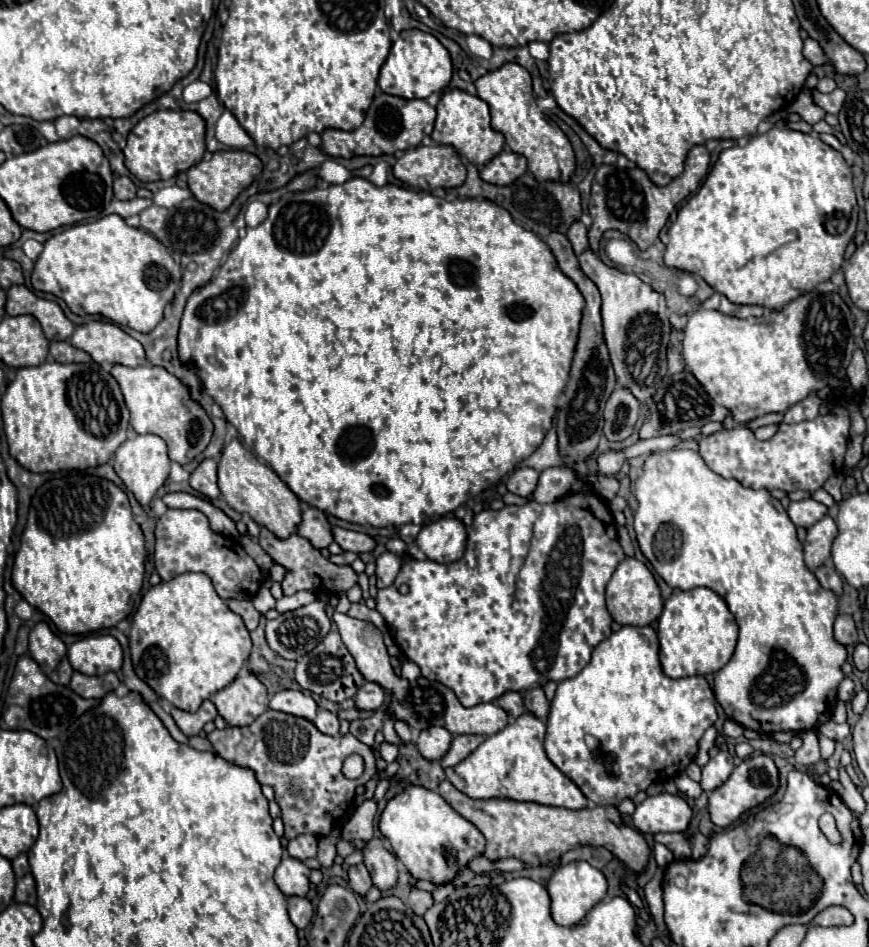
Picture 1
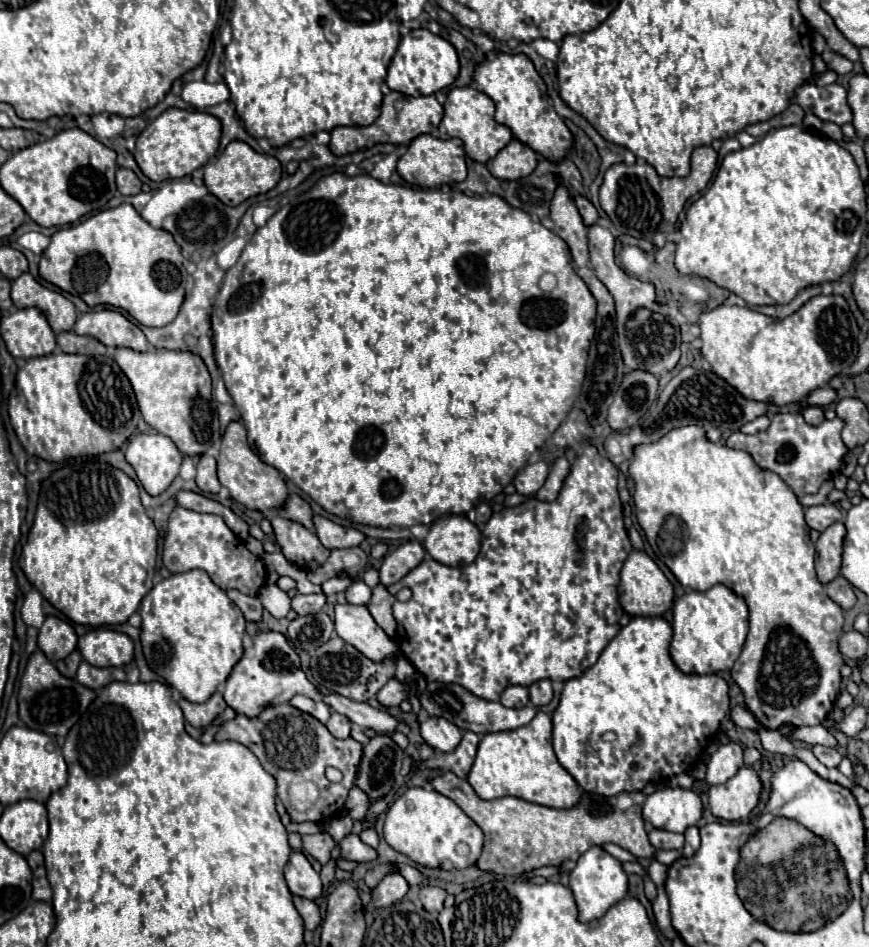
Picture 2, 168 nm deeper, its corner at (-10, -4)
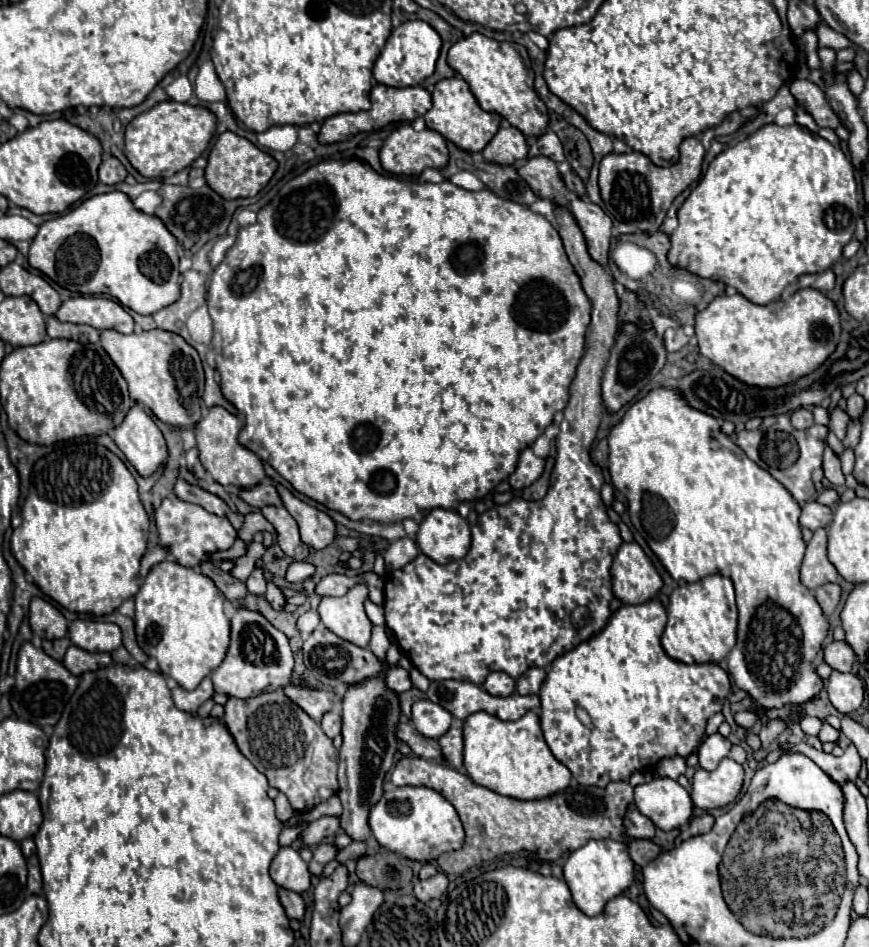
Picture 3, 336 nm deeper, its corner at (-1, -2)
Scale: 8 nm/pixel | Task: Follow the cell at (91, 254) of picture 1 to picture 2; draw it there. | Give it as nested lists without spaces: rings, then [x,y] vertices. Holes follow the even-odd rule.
[[[119,204],[117,208],[97,212],[79,224],[59,228],[51,236],[47,250],[41,254],[39,276],[73,296],[81,296],[91,308],[109,306],[127,310],[137,322],[145,326],[163,326],[177,316],[189,278],[181,248],[175,244],[173,236],[167,230],[147,224],[131,204]]]

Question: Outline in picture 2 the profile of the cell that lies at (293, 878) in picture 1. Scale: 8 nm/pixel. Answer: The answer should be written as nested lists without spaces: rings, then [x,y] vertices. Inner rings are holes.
[[[293,852],[285,866],[285,880],[295,896],[315,900],[321,896],[321,878],[313,870],[311,862],[303,852]]]

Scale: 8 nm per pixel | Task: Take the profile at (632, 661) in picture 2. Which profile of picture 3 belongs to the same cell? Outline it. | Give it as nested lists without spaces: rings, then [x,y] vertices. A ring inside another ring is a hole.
[[[658,600],[638,606],[622,606],[612,614],[610,622],[598,636],[590,638],[590,642],[582,642],[552,662],[538,694],[542,700],[540,724],[550,752],[572,772],[578,784],[606,788],[610,782],[628,782],[634,772],[656,768],[664,758],[692,754],[704,734],[706,720],[722,710],[730,690],[728,674],[718,664],[688,666],[668,658],[660,644],[664,622],[666,610]],[[578,708],[588,712],[592,720],[590,726],[584,726],[578,720]]]

